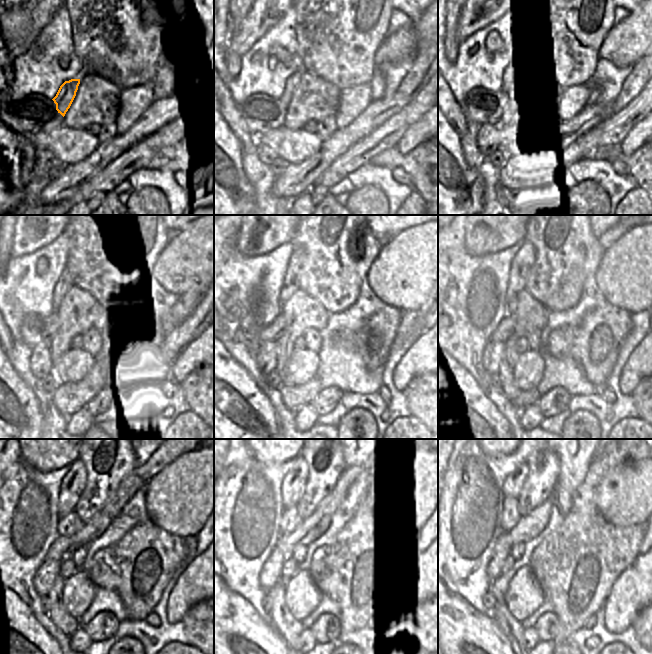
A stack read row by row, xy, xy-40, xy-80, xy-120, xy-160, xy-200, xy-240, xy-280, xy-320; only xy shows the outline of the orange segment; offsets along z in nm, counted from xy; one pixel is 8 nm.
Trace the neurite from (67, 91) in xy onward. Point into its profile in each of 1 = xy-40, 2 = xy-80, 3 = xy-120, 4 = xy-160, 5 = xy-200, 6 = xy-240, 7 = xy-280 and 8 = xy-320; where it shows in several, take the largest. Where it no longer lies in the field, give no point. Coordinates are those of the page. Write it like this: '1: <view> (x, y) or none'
1: xy-40 (292, 81)
2: xy-80 (510, 74)
3: xy-120 (64, 284)
4: xy-160 (290, 283)
5: xy-200 (524, 259)
6: xy-240 (72, 485)
7: xy-280 (294, 482)
8: xy-320 (512, 486)

